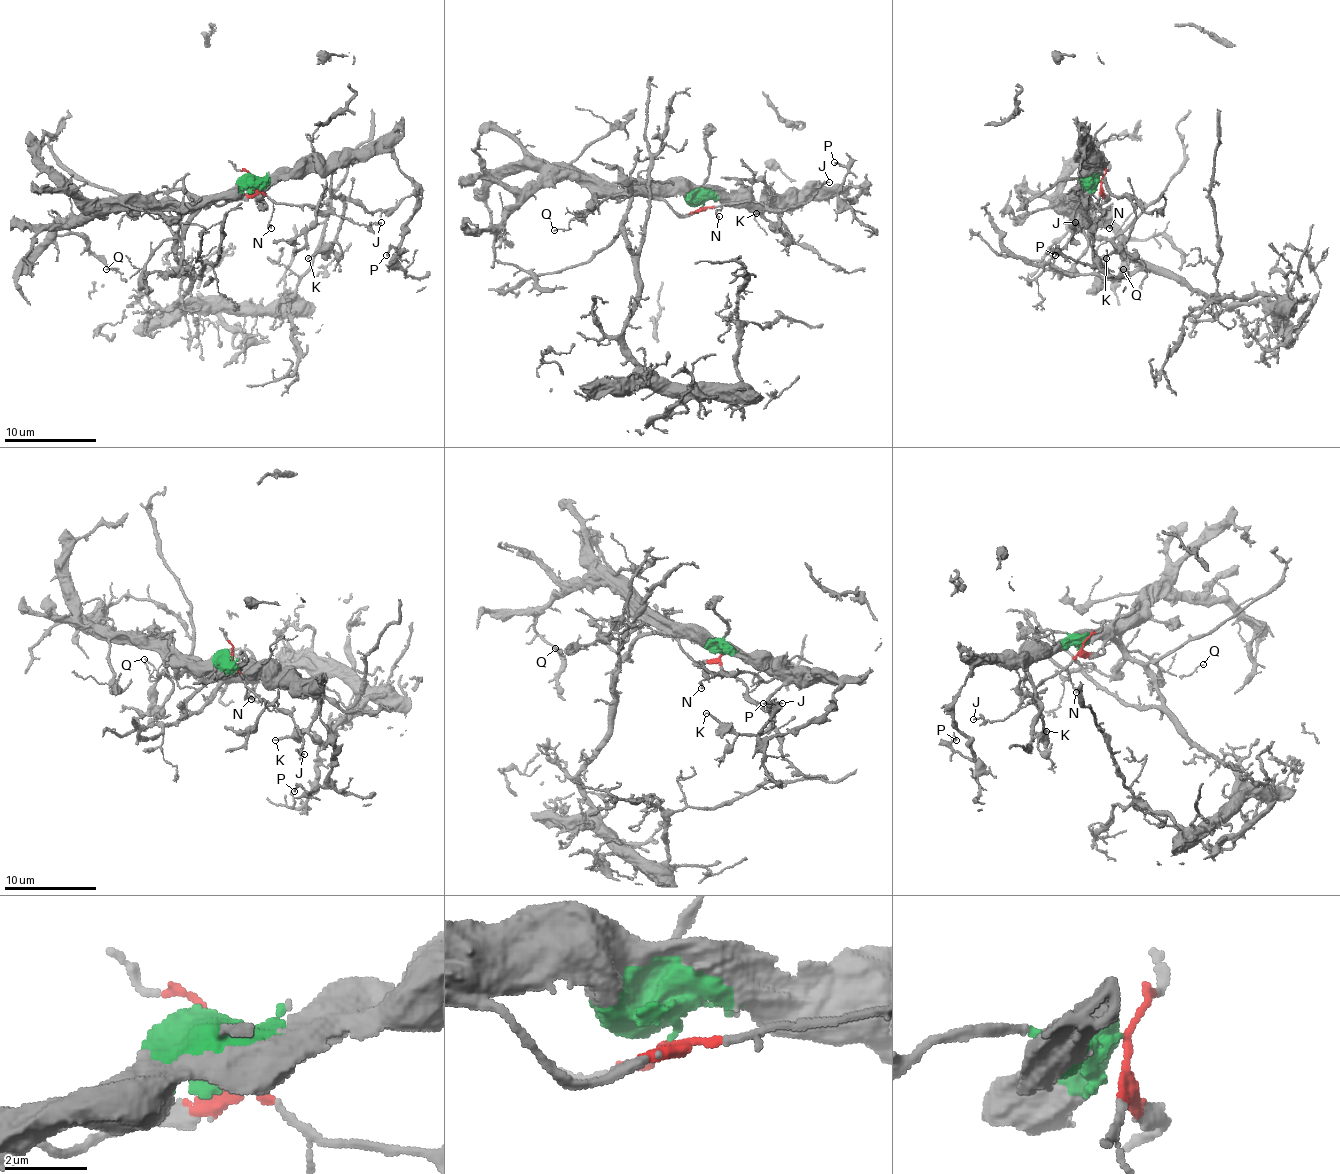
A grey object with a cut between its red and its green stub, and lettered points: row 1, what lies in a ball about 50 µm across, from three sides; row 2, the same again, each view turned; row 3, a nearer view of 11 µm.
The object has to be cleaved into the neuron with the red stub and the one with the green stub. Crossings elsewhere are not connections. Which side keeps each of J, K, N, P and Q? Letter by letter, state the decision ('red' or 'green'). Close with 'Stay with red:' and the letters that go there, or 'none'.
J: red
K: green
N: red
P: green
Q: green
Stay with red: J, N

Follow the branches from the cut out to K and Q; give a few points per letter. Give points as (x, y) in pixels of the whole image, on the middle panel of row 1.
K: (701, 205), (708, 198), (751, 198), (761, 203), (774, 203), (790, 242), (756, 212)
Q: (701, 205), (694, 205), (676, 191), (628, 187), (575, 217), (566, 230), (554, 230)

